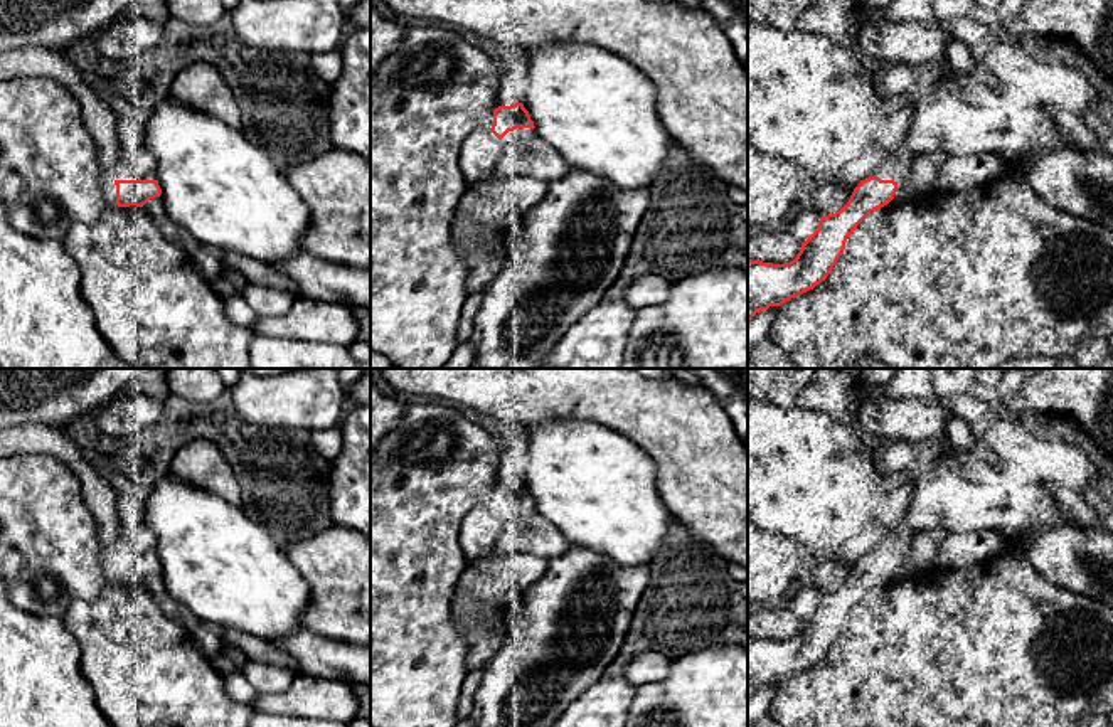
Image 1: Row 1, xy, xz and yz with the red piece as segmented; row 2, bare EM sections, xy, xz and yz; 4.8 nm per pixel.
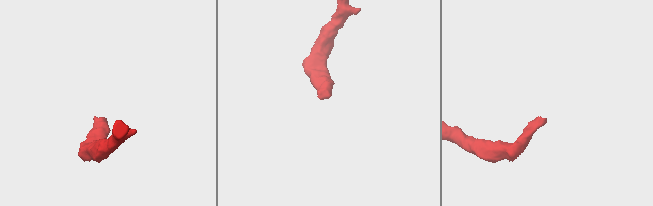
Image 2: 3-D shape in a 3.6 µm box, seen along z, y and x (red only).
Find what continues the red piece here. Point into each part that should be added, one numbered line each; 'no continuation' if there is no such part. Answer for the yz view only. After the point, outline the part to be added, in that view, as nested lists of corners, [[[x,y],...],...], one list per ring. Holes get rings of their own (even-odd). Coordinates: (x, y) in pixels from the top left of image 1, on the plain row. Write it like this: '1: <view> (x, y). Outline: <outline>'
1: yz (962, 495). Outline: [[[967,454],[951,461],[929,459],[916,468],[908,512],[896,527],[881,535],[876,554],[899,559],[901,552],[911,545],[913,533],[924,528],[945,528],[960,533],[999,530],[1017,537],[1062,520],[1069,520],[1066,501],[1054,496],[1044,483],[1022,480],[997,464],[973,461]]]

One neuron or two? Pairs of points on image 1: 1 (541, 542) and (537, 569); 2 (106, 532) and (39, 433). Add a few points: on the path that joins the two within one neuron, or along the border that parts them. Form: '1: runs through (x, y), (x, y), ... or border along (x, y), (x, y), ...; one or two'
1: border along (500, 554), (529, 552), (546, 561); two
2: runs through (101, 505), (88, 475), (66, 453); one

